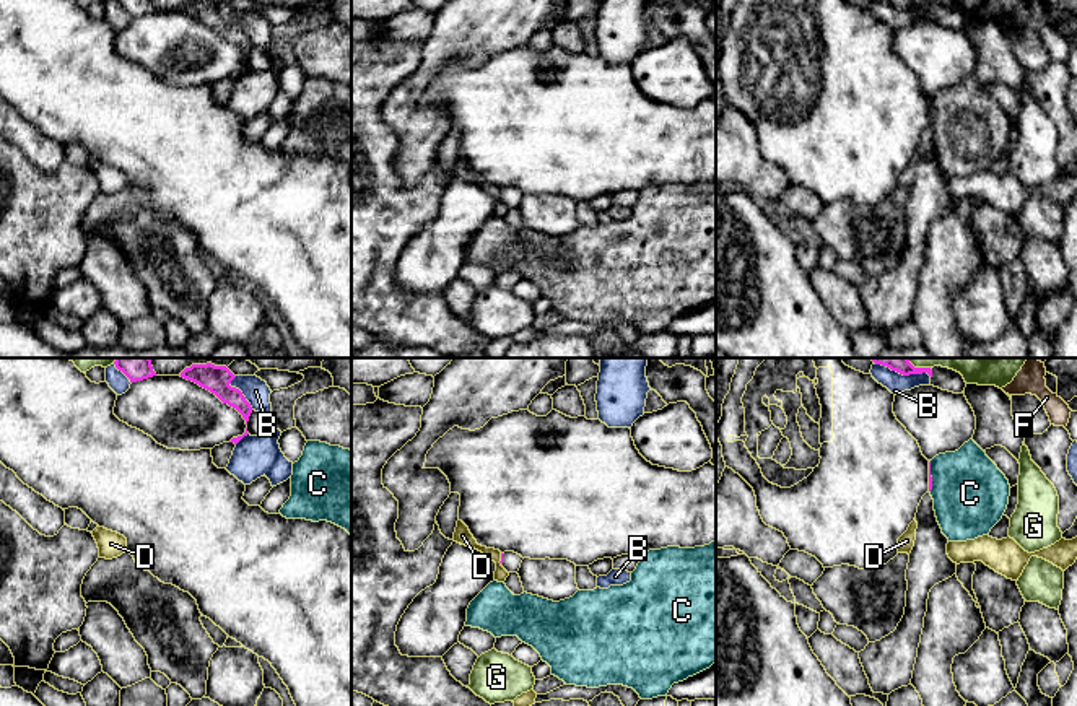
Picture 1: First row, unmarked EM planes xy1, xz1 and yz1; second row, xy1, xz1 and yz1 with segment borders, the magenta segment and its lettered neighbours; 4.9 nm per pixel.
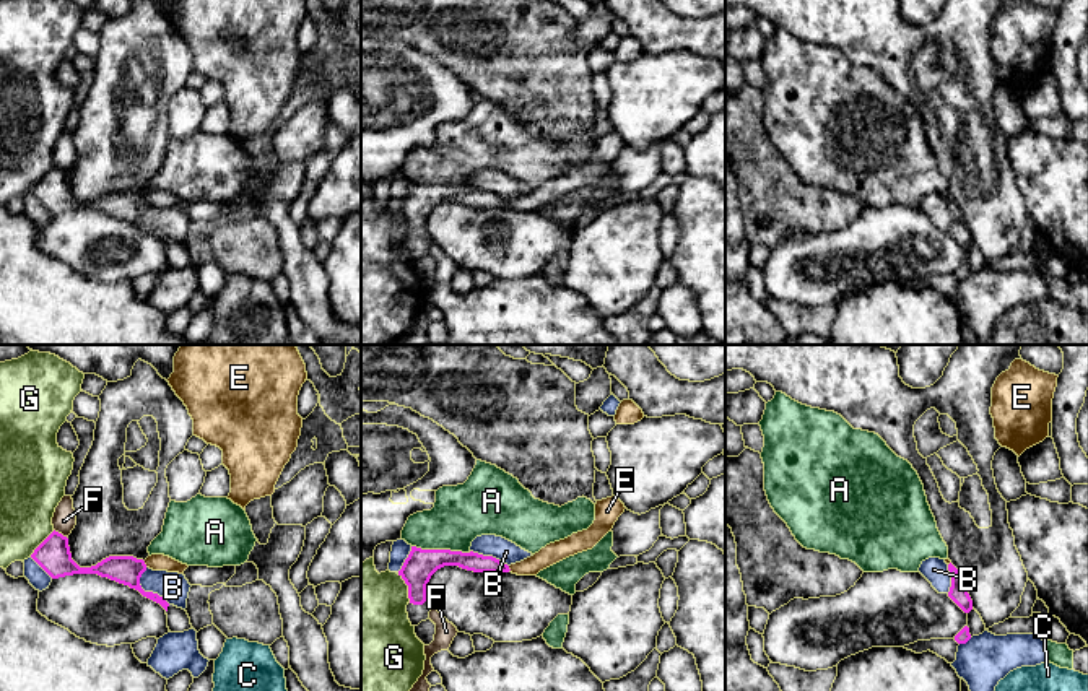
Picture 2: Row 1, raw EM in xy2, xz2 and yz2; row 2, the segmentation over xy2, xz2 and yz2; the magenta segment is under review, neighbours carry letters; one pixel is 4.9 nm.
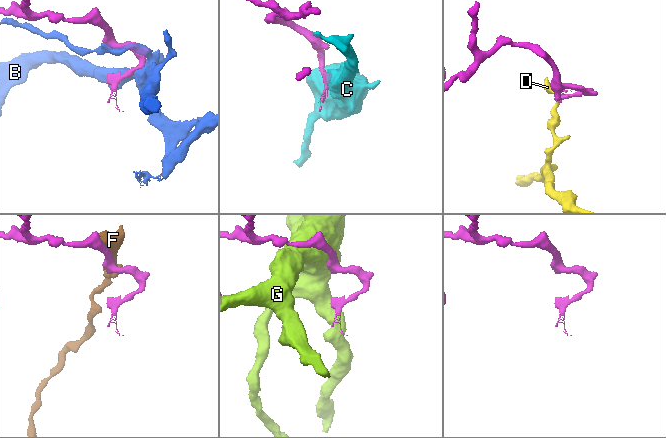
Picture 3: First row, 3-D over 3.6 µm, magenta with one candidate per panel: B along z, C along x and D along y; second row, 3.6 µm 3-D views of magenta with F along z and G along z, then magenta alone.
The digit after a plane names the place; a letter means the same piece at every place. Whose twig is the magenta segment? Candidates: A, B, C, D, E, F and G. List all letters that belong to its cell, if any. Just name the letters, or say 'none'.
none

